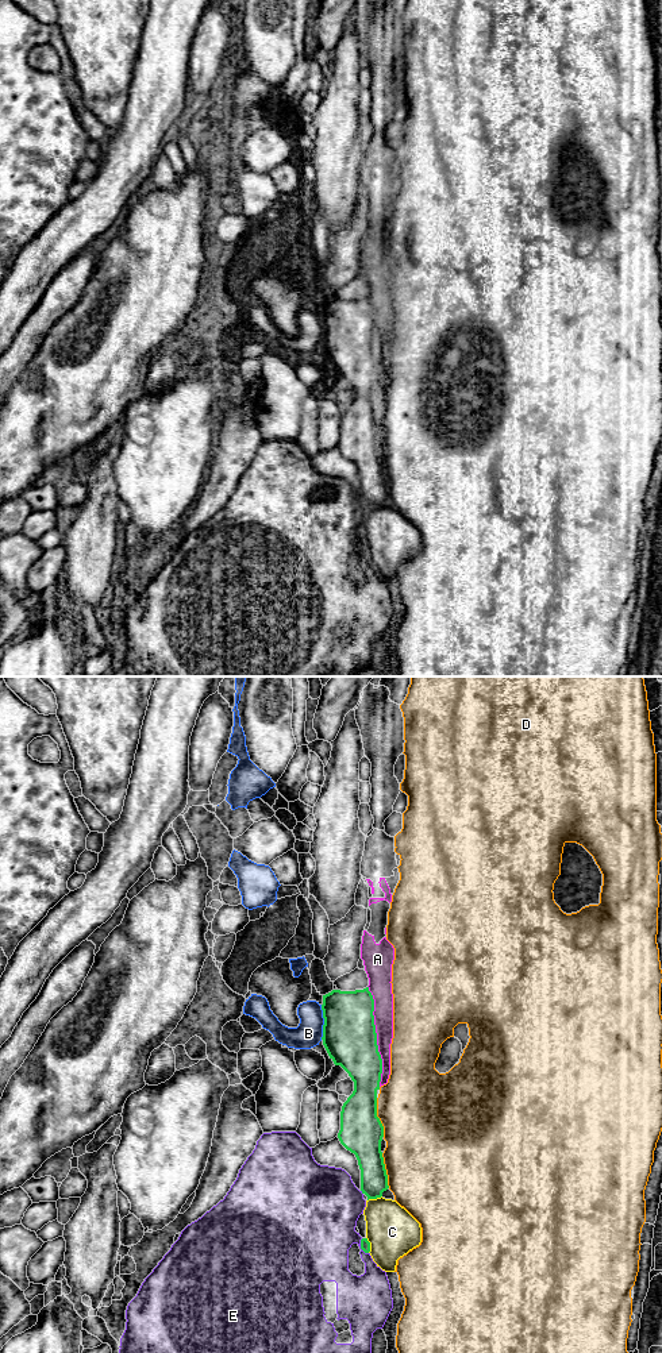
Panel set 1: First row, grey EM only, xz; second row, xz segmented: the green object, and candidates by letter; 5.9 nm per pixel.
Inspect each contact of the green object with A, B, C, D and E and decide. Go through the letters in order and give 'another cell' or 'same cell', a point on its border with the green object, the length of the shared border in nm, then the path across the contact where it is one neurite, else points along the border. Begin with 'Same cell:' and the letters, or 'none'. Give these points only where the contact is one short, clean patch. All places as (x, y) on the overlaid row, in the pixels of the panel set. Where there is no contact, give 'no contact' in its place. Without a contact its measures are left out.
Same cell: none
A: another cell | xz (376, 1036) | 600 nm
B: another cell | xz (324, 1022) | 200 nm | along xz (320, 1005), (323, 1016), (322, 1039)
C: another cell | xz (369, 1245) | 100 nm
D: another cell | xz (377, 1117) | 240 nm
E: another cell | xz (361, 1247) | 100 nm

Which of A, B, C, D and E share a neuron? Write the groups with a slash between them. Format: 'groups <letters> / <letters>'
groups A / B / C / D / E

